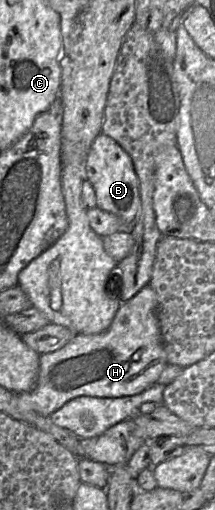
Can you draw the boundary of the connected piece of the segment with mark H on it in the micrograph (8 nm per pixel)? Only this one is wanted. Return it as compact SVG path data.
M147 284L130 300L121 303L106 331L94 335L76 334L59 350L40 354L35 387L29 392L17 393L21 409L48 417L65 403L80 396L131 396L157 383L168 363L156 304L156 293Z

